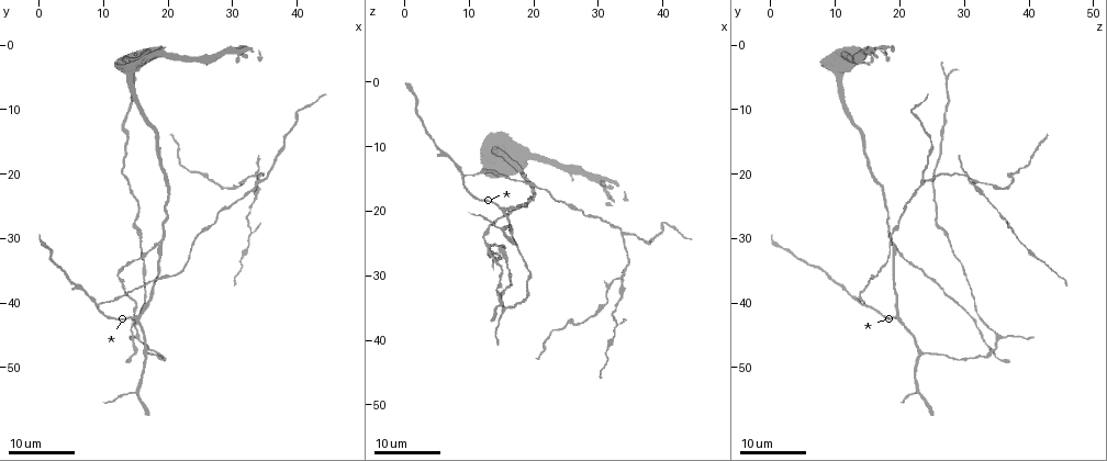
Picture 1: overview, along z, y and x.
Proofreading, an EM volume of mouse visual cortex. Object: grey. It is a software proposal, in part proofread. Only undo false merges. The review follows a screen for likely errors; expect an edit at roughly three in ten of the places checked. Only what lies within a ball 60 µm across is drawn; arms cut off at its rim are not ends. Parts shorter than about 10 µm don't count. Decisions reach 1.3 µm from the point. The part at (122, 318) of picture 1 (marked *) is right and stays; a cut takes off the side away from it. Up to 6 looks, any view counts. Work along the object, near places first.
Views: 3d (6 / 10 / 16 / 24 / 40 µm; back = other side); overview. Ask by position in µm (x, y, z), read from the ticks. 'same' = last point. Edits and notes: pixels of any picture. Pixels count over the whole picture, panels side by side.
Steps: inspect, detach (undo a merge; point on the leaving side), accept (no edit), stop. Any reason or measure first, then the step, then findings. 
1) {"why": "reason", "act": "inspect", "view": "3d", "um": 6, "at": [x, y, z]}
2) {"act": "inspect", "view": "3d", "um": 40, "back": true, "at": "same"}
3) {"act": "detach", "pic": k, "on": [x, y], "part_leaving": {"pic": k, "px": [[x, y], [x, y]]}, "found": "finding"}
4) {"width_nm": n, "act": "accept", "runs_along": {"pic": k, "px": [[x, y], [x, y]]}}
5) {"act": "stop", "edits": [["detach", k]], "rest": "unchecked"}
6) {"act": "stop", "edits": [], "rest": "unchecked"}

{"why": "a fork", "act": "inspect", "view": "3d", "um": 24, "at": [9.0, 40.0, 14.5]}

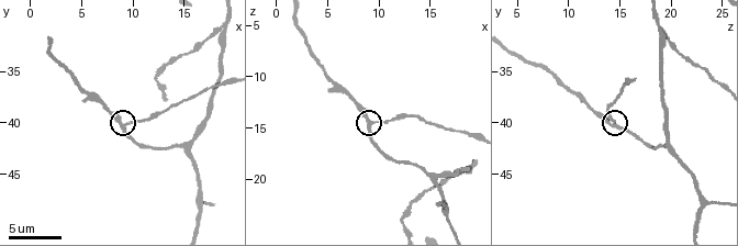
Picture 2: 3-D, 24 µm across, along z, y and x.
{"act": "inspect", "view": "3d", "um": 10, "at": [9.4, 40.0, 14.4]}

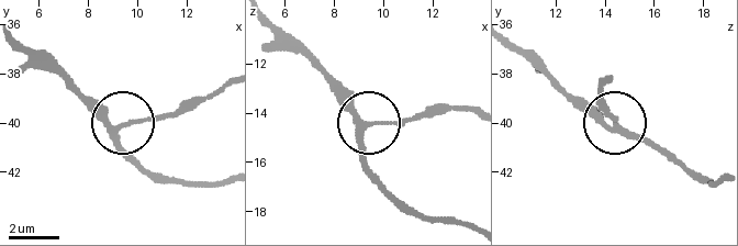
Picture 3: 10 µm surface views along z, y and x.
{"width_nm": 200, "act": "accept", "runs_along": {"pic": 3, "px": [[454, 219], [417, 216], [386, 187], [361, 118], [319, 69]]}, "found": "all the same neuron"}

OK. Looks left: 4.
{"why": "three-way junction", "act": "inspect", "view": "3d", "um": 16, "at": [16.8, 47.8, 23.8]}

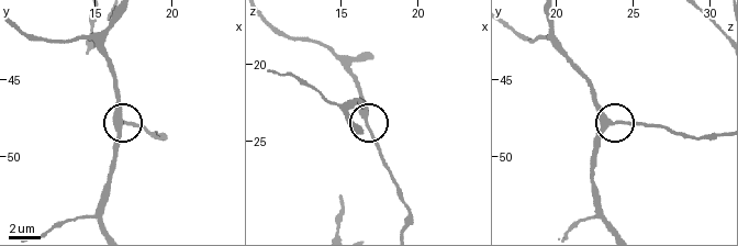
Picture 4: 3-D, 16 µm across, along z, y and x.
{"arms": 3, "act": "accept", "runs_along": {"pic": 4, "px": [[64, 41], [90, 38], [108, 65], [118, 100], [118, 154]]}, "found": "one neuron here"}

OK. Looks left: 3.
{"why": "arms part here", "act": "inspect", "view": "3d", "um": 16, "at": [34.0, 21.0, 23.5]}

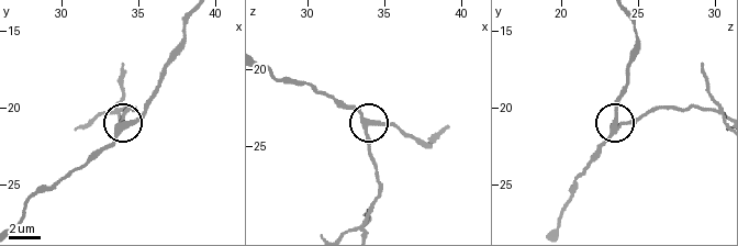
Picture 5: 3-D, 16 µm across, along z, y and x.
{"act": "inspect", "view": "3d", "um": 6, "at": [34.2, 21.2, 23.6]}

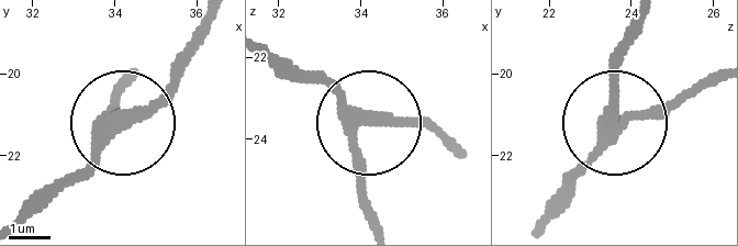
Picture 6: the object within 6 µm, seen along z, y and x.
{"width_nm": 320, "act": "accept", "runs_along": {"pic": 6, "px": [[545, 219], [617, 121], [617, 55]]}, "found": "one neuron here"}

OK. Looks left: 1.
{"act": "stop", "edits": [], "rest": "unchecked"}

